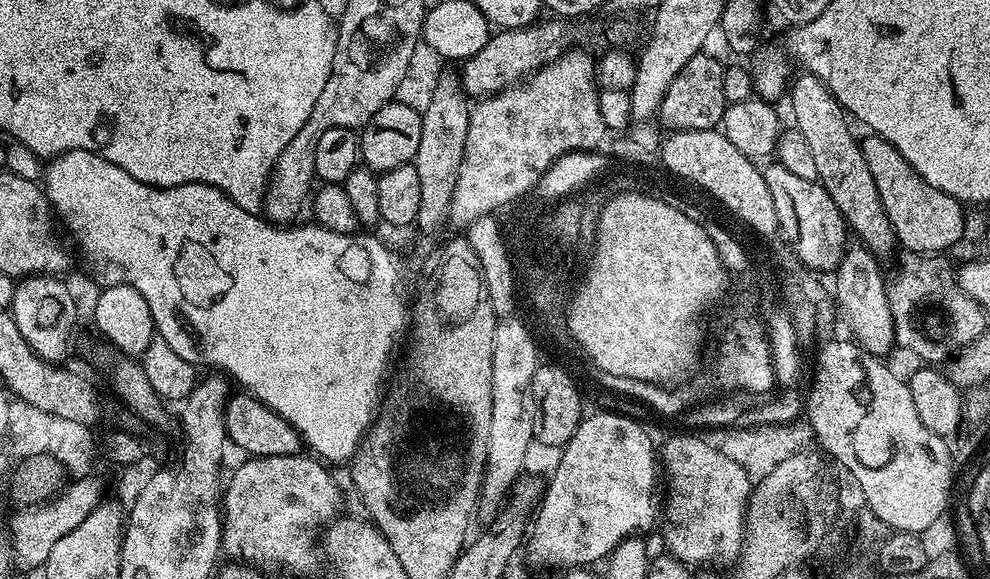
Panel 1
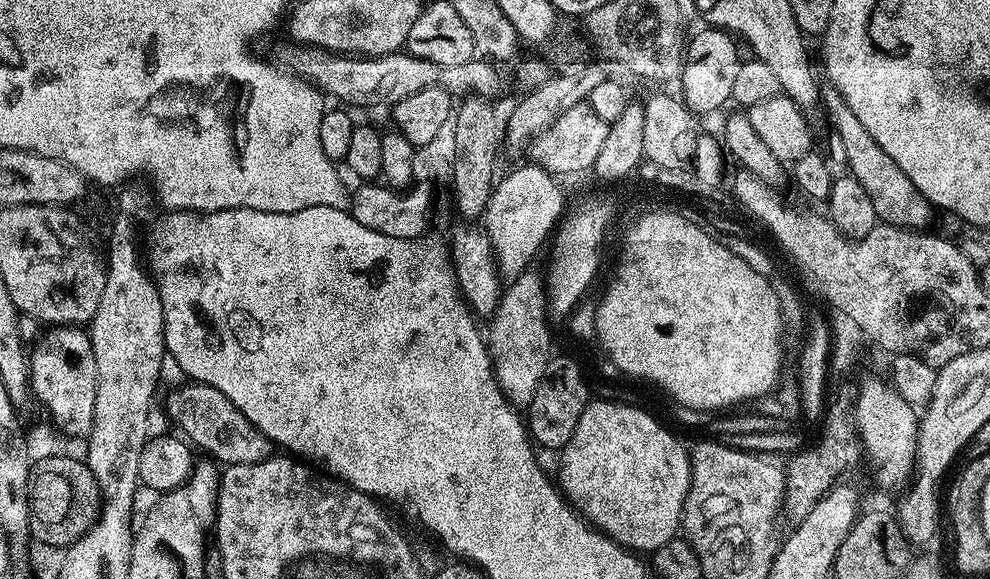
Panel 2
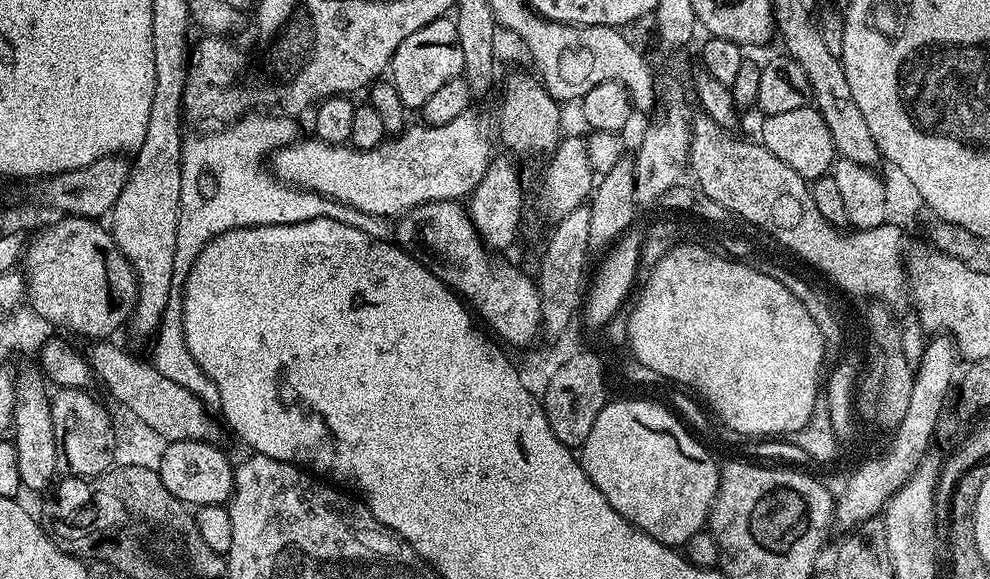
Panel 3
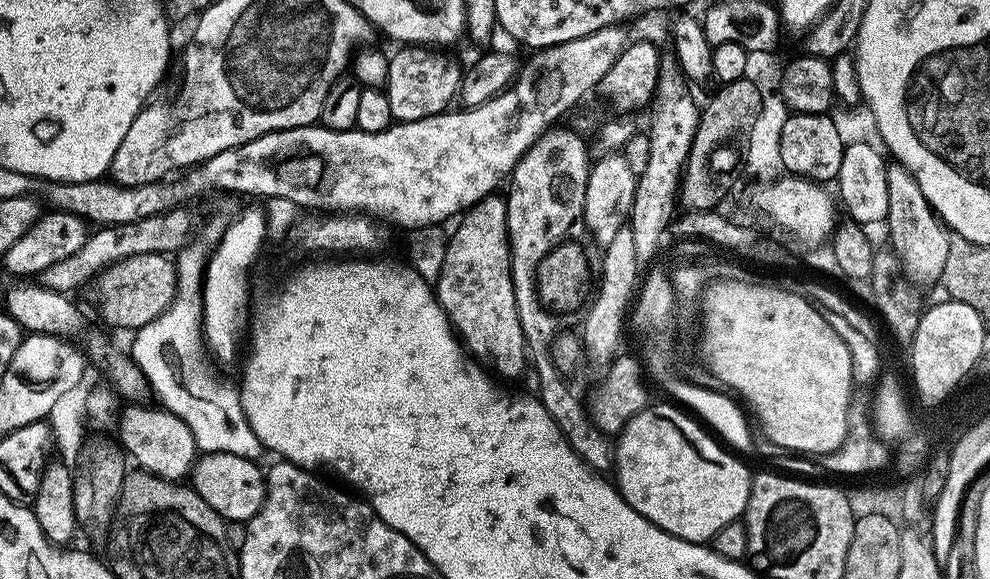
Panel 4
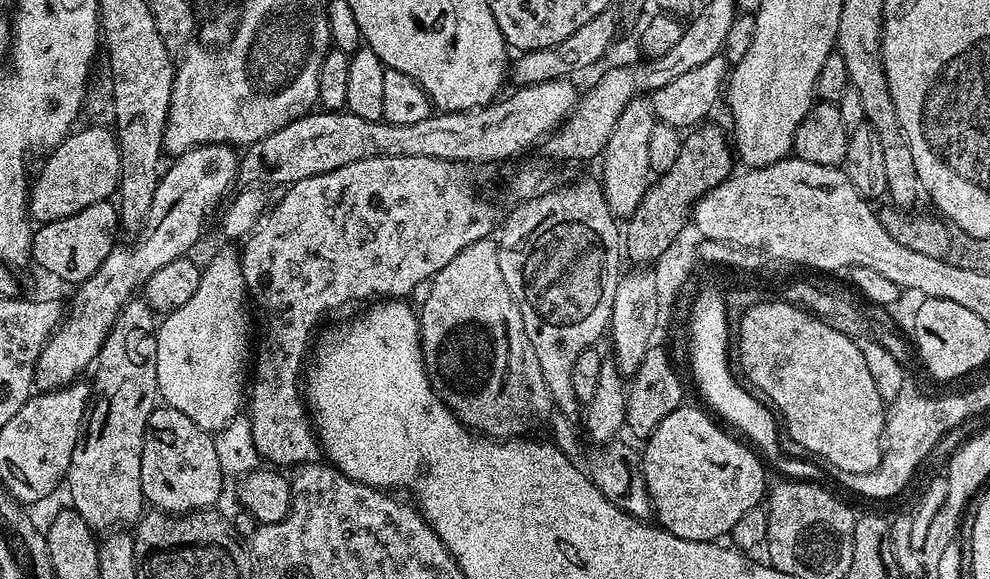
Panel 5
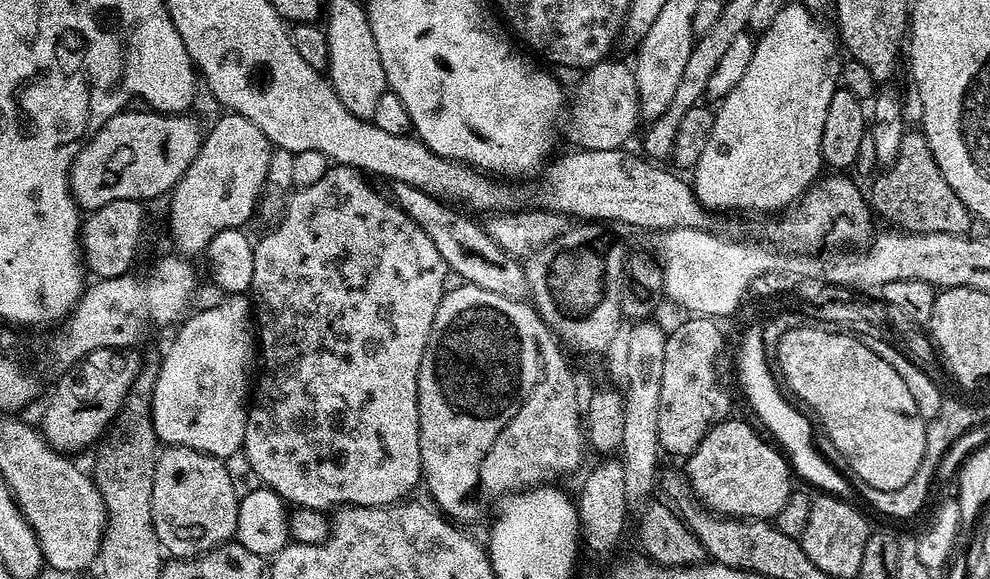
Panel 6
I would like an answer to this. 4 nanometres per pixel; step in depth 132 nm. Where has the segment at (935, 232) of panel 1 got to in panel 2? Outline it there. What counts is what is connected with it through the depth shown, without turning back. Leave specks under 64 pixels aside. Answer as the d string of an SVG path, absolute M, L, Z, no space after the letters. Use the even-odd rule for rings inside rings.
M825 87L822 104L824 108L826 106L832 111L832 120L836 123L836 132L840 135L839 143L845 150L851 175L855 176L857 182L870 194L870 202L874 202L877 217L888 226L909 230L927 229L924 227L932 220L933 205L916 189L914 182L906 178L898 162L894 162L894 158L890 158L890 154L886 154L886 150L882 150L882 146L874 142L874 138L870 138L870 130L866 130L866 126L858 122L858 114L854 114L854 110L846 106L842 94L838 94L834 87Z

